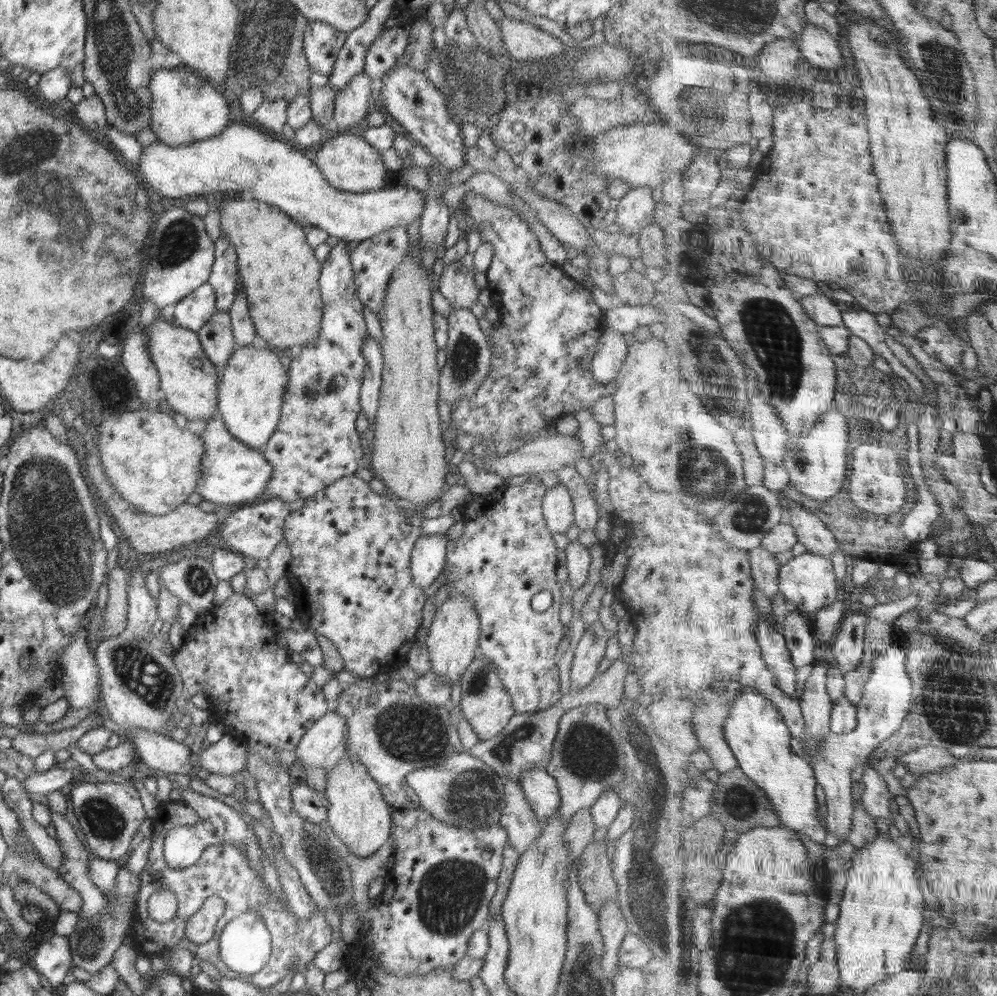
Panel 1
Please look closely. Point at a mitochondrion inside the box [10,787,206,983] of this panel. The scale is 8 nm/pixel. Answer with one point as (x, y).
(105, 821)

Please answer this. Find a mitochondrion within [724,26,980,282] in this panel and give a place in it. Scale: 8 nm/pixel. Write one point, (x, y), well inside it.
(939, 60)

